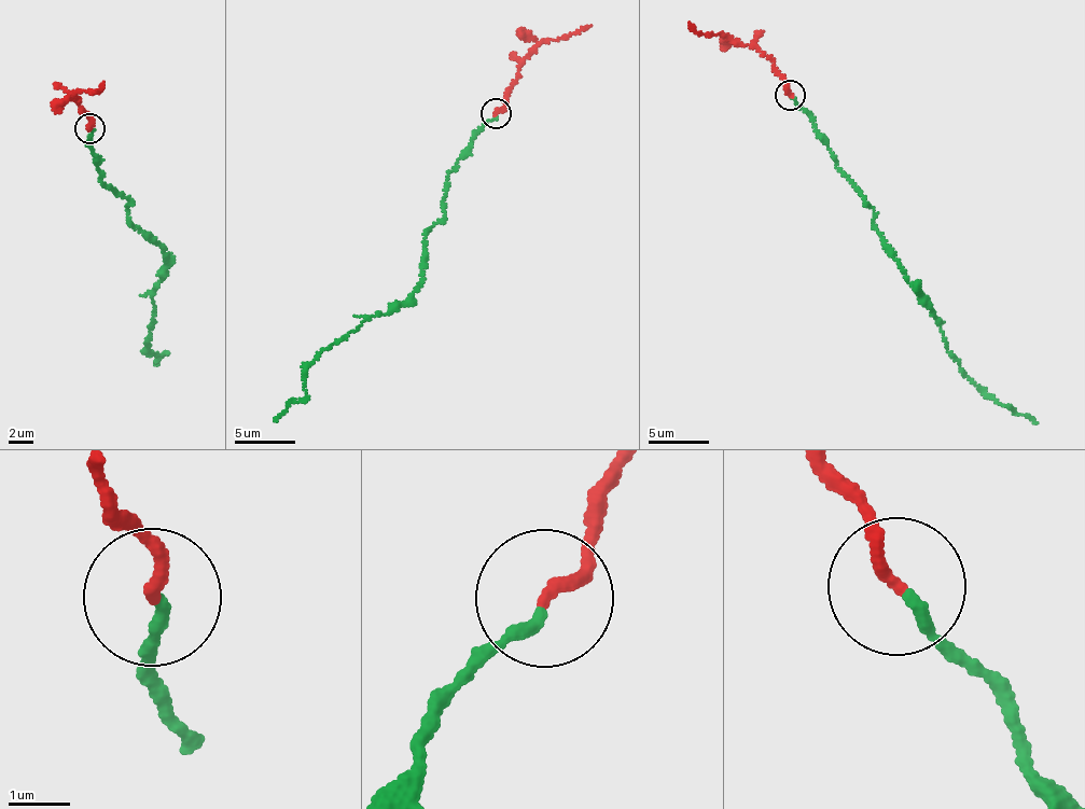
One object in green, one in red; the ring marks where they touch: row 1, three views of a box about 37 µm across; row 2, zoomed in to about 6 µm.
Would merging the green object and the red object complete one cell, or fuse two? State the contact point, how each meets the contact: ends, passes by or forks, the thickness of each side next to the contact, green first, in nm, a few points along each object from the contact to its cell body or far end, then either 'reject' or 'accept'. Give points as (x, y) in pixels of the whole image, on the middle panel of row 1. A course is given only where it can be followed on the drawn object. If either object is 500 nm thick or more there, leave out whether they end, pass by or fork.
place (496, 113); green ends; red ends; calibres 190 and 190 nm; course green (496, 115), (449, 172), (443, 215), (426, 229), (412, 295), (323, 349), (306, 371), (306, 395), (274, 420); course red (496, 112), (504, 107), (512, 80), (527, 55), (543, 42), (566, 39), (590, 26); accept

